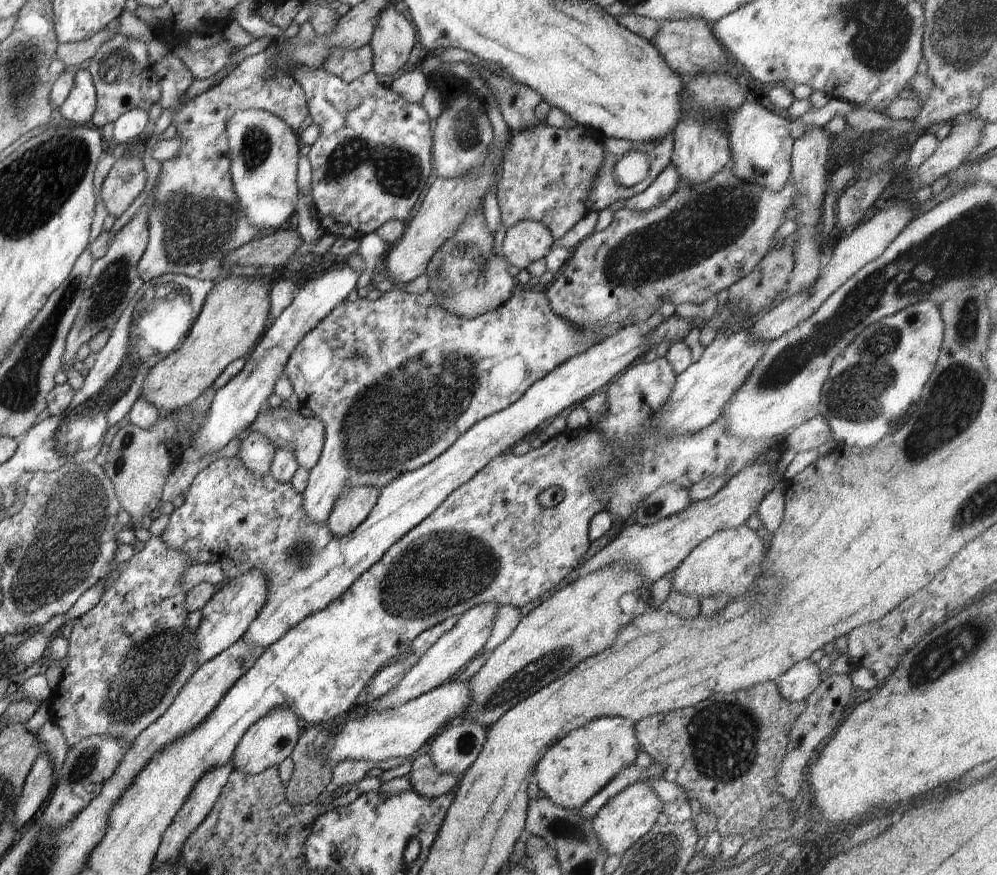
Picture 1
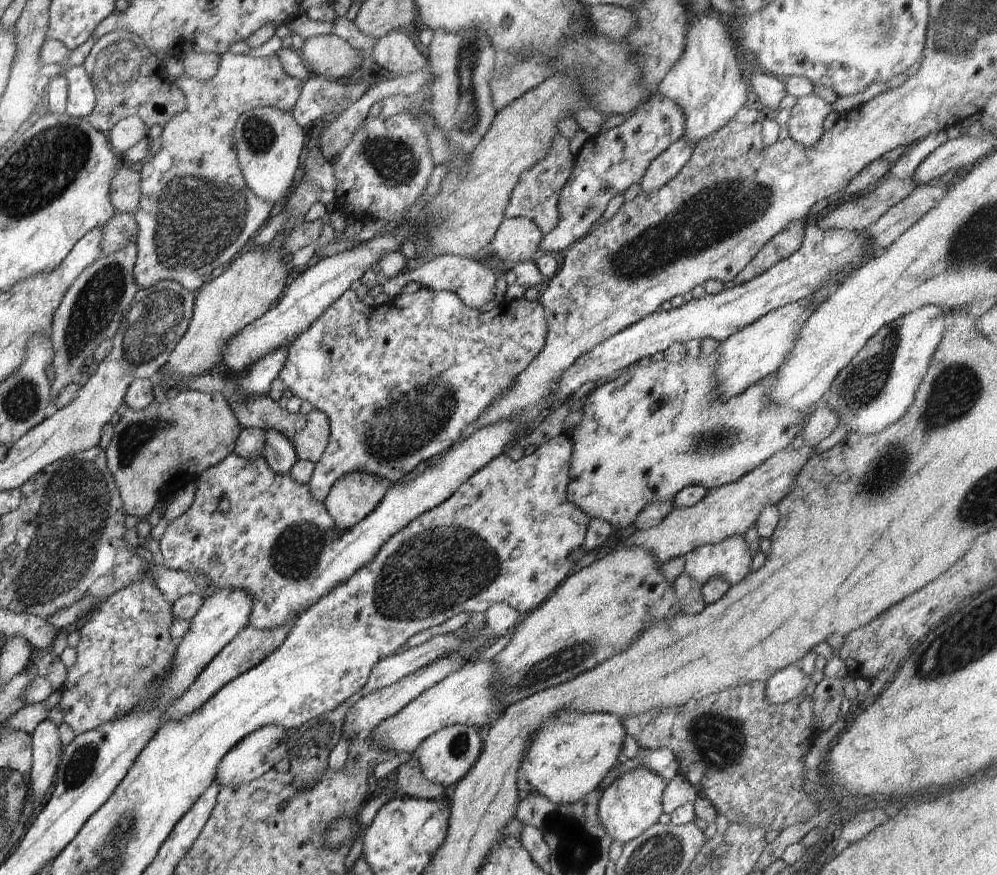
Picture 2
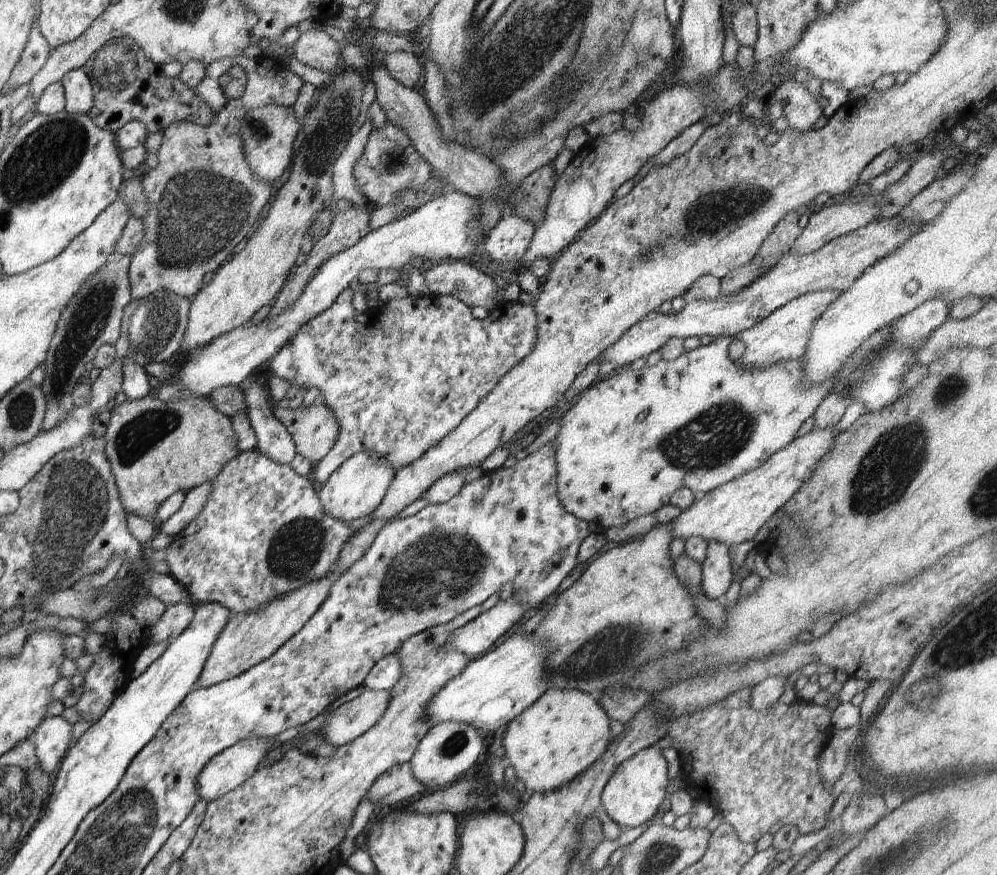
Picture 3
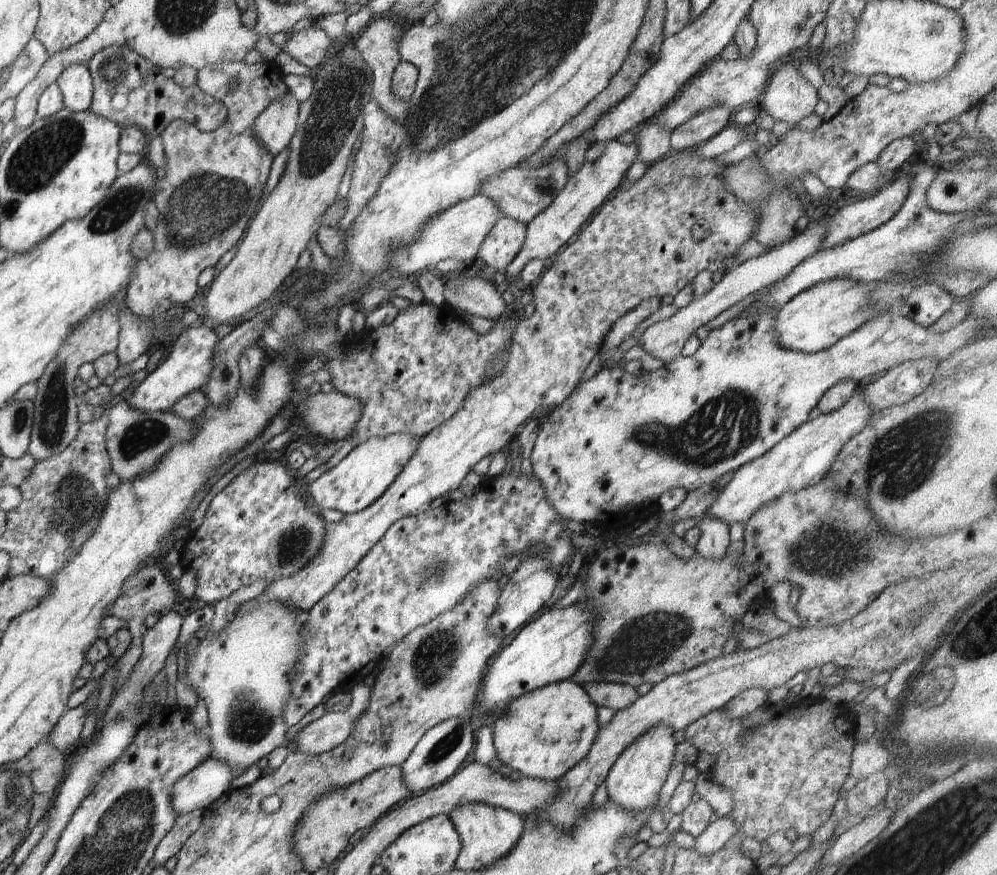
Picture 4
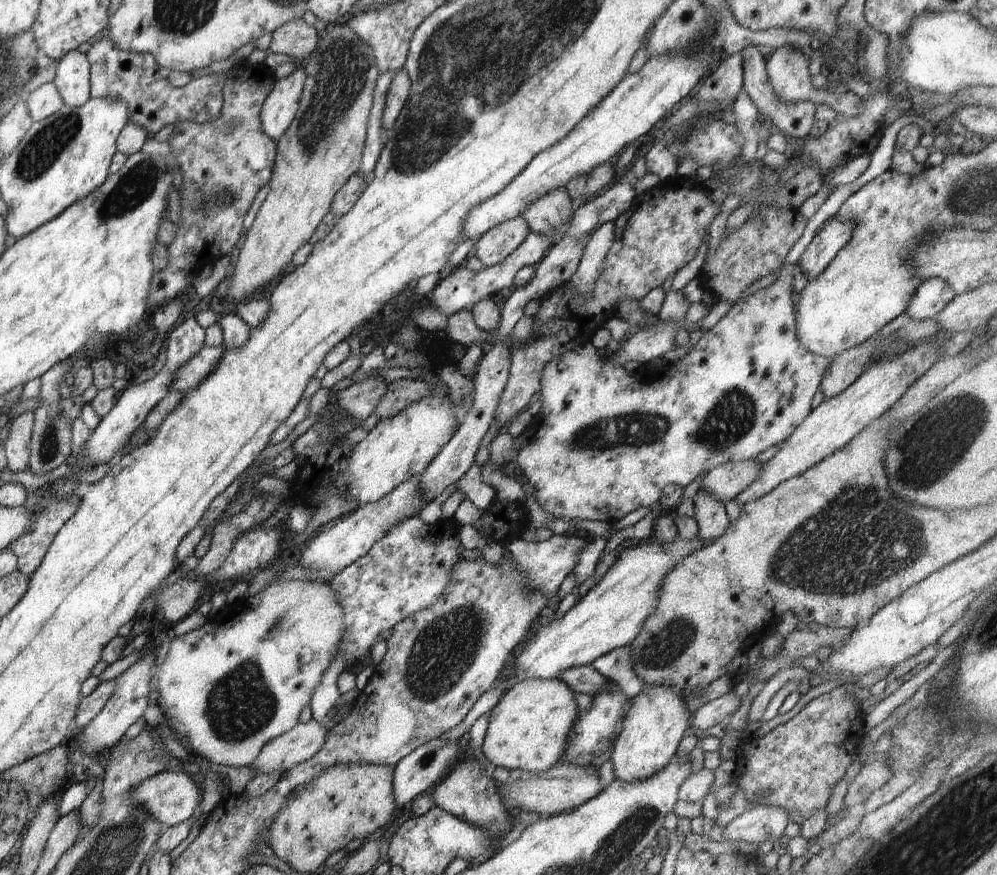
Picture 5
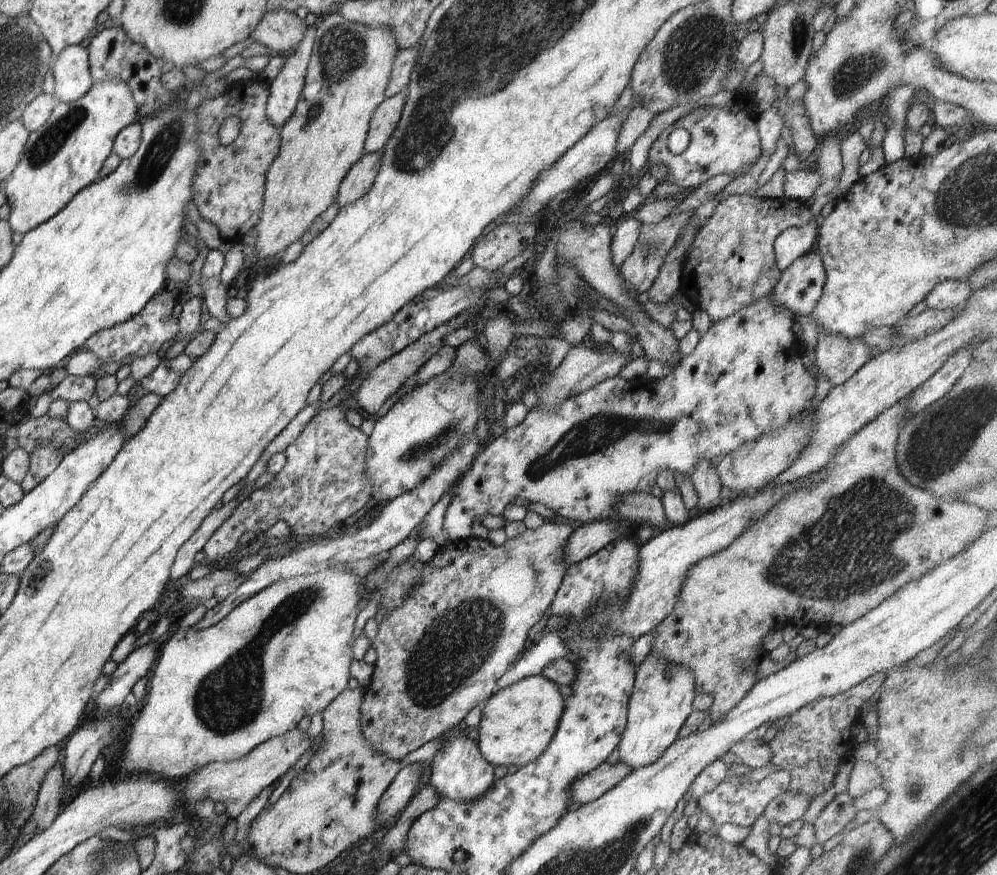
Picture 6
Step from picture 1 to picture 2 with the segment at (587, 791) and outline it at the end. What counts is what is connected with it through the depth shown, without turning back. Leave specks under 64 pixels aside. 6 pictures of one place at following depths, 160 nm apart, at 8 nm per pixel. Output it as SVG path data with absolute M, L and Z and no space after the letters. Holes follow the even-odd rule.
M562 709L548 717L530 736L520 772L532 784L534 791L556 804L579 801L589 795L605 779L616 764L627 732L621 718L612 713L581 713Z

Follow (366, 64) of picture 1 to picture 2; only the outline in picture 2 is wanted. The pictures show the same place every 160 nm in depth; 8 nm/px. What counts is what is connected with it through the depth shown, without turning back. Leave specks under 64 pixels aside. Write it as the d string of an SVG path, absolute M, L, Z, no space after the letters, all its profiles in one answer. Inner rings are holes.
M334 33L304 38L298 54L311 74L325 76L330 80L347 77L358 70L364 60L349 42Z

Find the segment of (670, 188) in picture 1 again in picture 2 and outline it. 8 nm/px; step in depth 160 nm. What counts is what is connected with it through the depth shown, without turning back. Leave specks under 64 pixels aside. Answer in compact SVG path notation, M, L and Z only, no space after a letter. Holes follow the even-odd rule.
M686 137L680 138L674 144L671 144L662 154L659 154L650 166L646 169L641 182L641 192L656 192L662 185L665 185L670 179L680 172L680 169L690 160L692 156L694 143L691 143Z

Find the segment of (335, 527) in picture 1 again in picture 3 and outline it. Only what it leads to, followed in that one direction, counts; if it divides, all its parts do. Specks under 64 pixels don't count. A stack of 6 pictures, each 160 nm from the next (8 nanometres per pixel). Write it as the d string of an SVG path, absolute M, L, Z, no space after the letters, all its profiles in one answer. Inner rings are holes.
M372 451L357 452L345 460L322 486L317 487L317 495L325 511L332 518L344 523L360 520L370 516L374 509L378 508L394 475L393 464L387 463L383 456Z

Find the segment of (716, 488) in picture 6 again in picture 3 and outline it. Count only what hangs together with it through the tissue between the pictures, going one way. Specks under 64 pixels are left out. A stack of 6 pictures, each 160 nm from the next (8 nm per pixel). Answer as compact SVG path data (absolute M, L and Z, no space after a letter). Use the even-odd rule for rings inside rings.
M720 541L708 542L707 553L701 567L703 572L701 586L705 596L723 602L733 577L729 546Z

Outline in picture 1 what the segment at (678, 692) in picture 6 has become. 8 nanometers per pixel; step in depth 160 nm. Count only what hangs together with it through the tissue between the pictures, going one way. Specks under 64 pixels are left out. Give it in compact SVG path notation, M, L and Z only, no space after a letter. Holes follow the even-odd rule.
M645 779L627 786L622 789L622 792L607 800L593 818L593 829L608 856L614 855L621 858L630 847L650 832L662 811L663 802Z

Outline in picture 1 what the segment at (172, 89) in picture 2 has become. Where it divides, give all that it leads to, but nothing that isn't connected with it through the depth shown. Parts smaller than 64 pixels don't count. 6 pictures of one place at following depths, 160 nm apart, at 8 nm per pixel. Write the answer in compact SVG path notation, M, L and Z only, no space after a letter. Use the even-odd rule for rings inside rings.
M120 31L100 45L87 68L97 94L96 110L91 119L99 130L109 122L118 120L125 112L132 109L148 111L153 105L159 104L161 88L152 68L147 46L142 41L128 38Z

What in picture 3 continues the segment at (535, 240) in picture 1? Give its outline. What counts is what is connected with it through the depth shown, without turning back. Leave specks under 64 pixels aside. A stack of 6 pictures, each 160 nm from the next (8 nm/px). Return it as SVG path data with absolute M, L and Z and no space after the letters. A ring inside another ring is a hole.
M516 214L504 216L484 236L484 250L505 266L520 268L520 260L528 250L535 226Z

